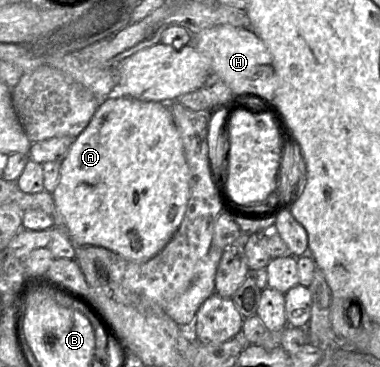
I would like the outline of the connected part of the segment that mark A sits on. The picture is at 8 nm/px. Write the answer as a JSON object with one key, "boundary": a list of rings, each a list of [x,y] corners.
{"boundary":[[[113,95],[99,104],[87,127],[74,139],[60,163],[59,180],[51,195],[76,245],[103,247],[126,260],[145,262],[176,233],[190,198],[190,171],[168,104]]]}

